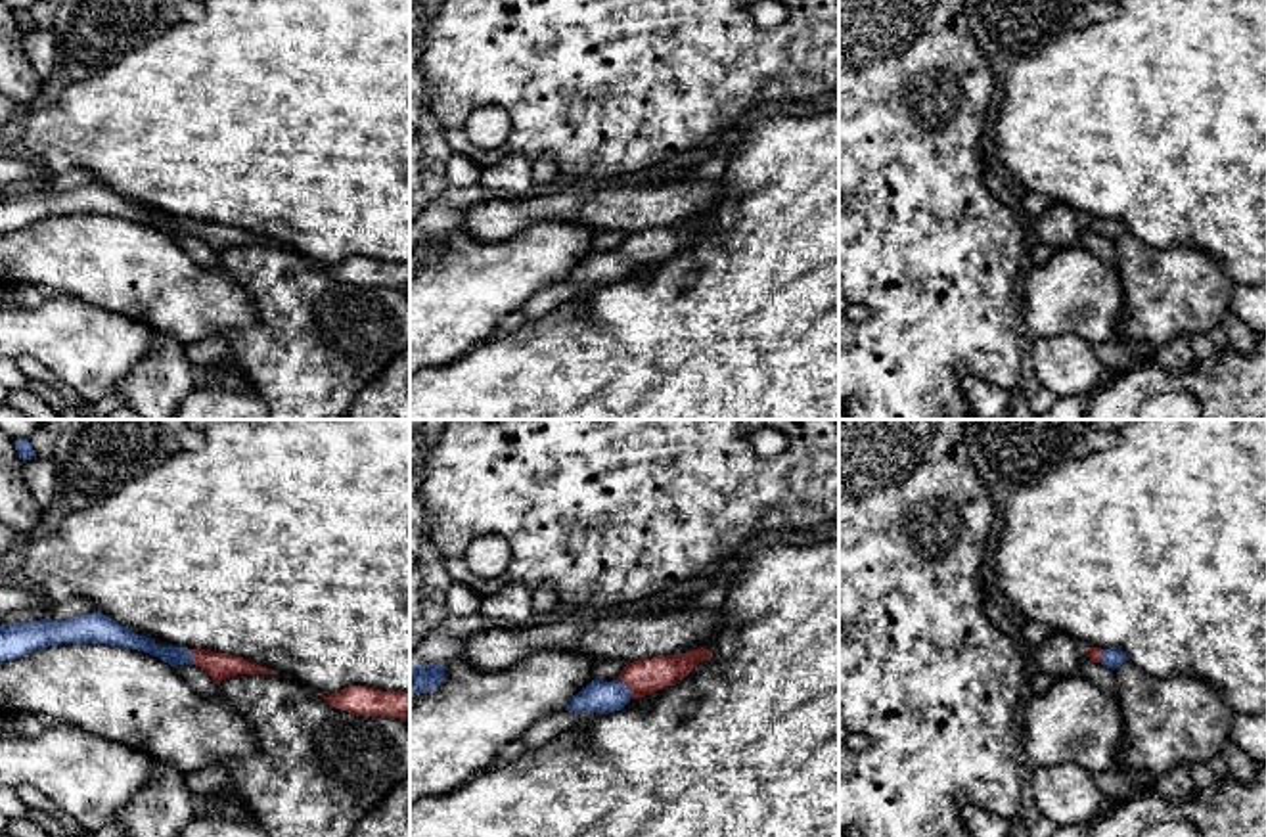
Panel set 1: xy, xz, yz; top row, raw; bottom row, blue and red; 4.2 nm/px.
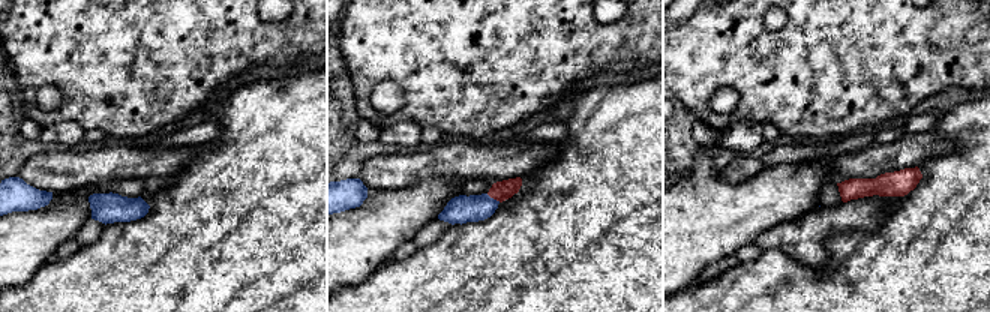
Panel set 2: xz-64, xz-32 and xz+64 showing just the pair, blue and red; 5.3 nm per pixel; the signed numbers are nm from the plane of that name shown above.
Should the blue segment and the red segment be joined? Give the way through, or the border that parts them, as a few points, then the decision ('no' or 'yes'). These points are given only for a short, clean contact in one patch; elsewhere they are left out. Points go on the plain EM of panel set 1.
across xz (598, 267), (613, 267), (629, 259), (644, 248) | yes

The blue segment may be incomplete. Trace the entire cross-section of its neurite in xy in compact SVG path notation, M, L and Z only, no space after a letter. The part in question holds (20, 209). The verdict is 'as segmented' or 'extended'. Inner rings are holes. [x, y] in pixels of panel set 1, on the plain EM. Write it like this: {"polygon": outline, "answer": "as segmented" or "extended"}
{"polygon": "M100 182L67 192L27 192L0 197L0 234L25 228L36 220L59 215L105 215L138 220L159 228L170 238L197 236L216 257L237 245L278 245L243 228L178 216L157 218L153 209L138 207Z", "answer": "extended"}

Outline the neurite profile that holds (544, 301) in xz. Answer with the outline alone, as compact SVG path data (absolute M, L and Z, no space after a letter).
M569 282L552 283L532 293L521 310L527 314L529 320L534 320L554 312L557 306L569 301L578 301L580 305L584 305L588 295L596 287L603 285L605 283L569 283Z

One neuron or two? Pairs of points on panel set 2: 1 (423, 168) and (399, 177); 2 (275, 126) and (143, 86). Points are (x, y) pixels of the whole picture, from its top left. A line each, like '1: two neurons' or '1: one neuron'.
1: one neuron
2: two neurons

